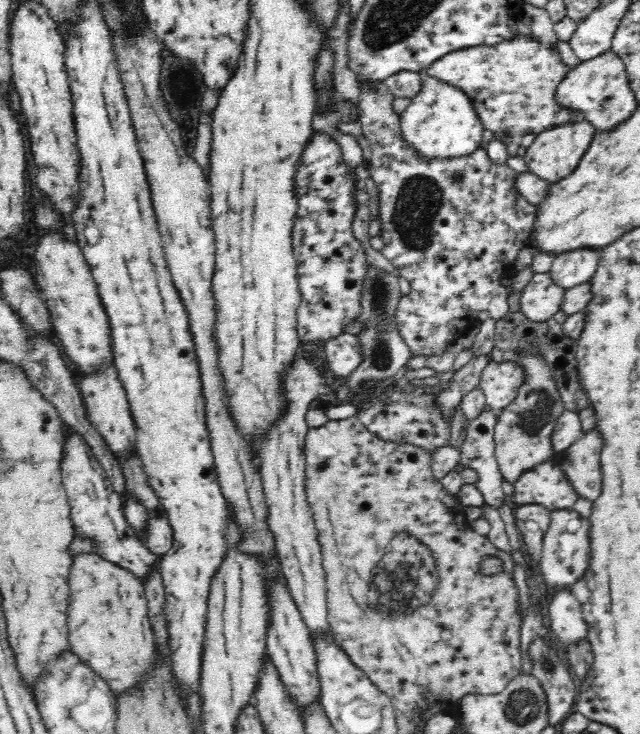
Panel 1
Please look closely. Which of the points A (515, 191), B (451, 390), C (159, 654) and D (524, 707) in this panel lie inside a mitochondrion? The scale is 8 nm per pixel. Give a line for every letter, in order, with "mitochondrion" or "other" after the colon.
A: other
B: other
C: other
D: mitochondrion

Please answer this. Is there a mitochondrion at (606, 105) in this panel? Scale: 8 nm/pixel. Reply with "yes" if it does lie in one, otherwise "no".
yes

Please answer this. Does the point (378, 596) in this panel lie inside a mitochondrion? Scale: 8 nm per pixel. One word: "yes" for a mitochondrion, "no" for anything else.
yes

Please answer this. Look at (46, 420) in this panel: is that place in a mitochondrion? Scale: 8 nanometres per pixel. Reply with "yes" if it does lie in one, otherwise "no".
no

